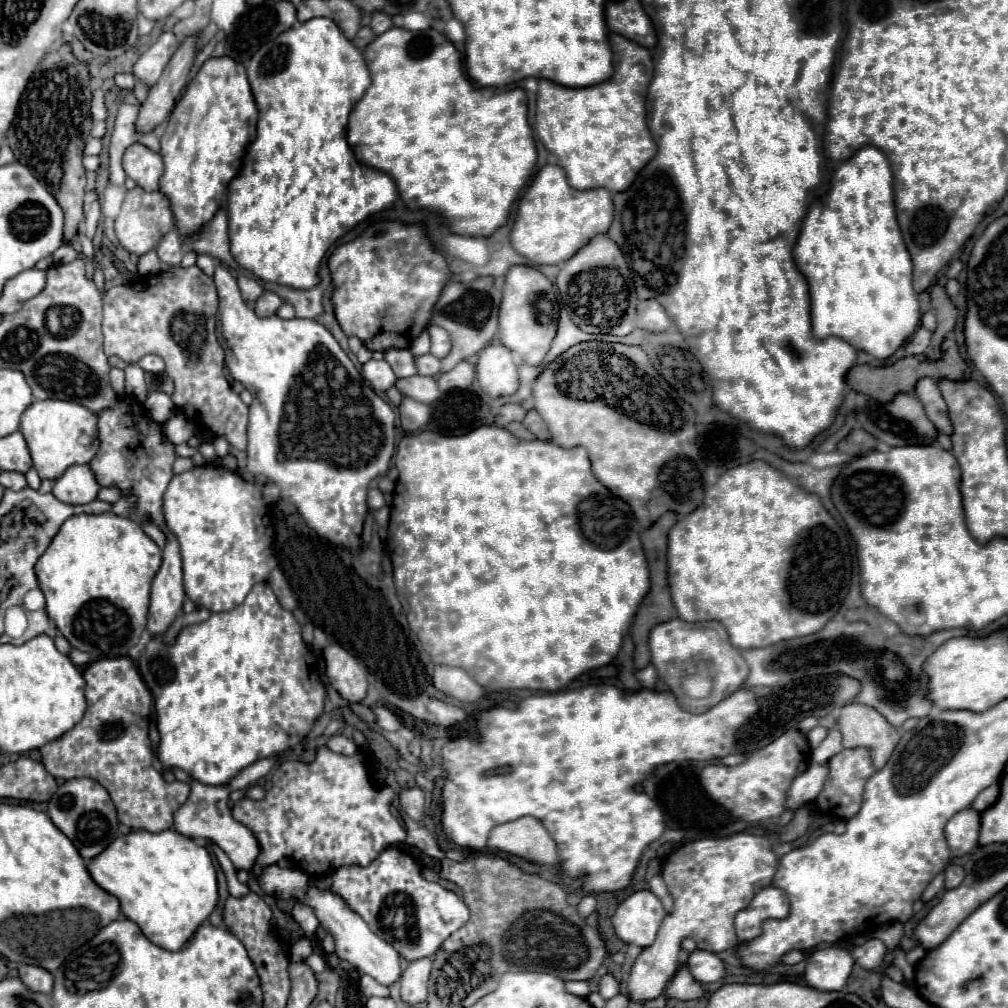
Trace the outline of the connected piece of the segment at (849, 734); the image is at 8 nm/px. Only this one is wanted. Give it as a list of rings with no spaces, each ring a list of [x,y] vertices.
[[[844,705],[836,723],[842,733],[842,747],[866,747],[872,751],[882,751],[882,757],[874,757],[876,769],[886,765],[896,743],[900,741],[900,731],[868,705]]]

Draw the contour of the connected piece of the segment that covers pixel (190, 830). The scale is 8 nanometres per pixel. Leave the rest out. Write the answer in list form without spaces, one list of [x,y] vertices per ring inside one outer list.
[[[288,749],[272,757],[260,759],[241,771],[232,781],[224,786],[210,787],[210,785],[198,783],[198,781],[190,781],[192,793],[190,793],[188,801],[174,813],[174,829],[178,833],[182,833],[184,837],[204,839],[204,841],[210,841],[210,843],[218,845],[230,857],[230,861],[234,863],[236,869],[250,871],[252,865],[254,865],[254,859],[258,855],[258,841],[254,839],[254,835],[244,825],[234,821],[234,817],[230,813],[230,807],[228,807],[228,796],[232,791],[242,790],[255,784],[259,779],[268,774],[278,758],[288,756],[291,753],[292,749]]]

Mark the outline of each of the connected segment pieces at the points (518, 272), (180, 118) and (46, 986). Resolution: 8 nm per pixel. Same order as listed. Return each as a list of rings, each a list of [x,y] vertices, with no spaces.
[[[514,265],[506,273],[506,283],[502,291],[502,305],[498,317],[498,341],[518,353],[524,363],[540,365],[550,343],[556,335],[558,323],[558,305],[556,293],[550,279],[546,279],[538,269],[528,265]]]
[[[228,55],[208,59],[176,103],[160,141],[166,167],[160,191],[170,199],[180,233],[196,231],[222,205],[224,187],[238,173],[244,147],[256,137],[256,121],[258,107],[244,67]]]
[[[20,965],[18,967],[20,979],[24,981],[24,985],[32,991],[42,991],[42,993],[50,993],[52,991],[52,973],[48,973],[48,969],[38,967],[38,965]]]

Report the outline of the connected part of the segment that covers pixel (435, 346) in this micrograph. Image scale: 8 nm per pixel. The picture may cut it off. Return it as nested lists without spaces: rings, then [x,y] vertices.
[[[430,325],[428,333],[430,333],[430,343],[432,343],[430,353],[434,357],[438,357],[438,359],[446,357],[448,351],[450,351],[450,337],[448,337],[448,333],[444,329],[436,327],[436,325]]]

